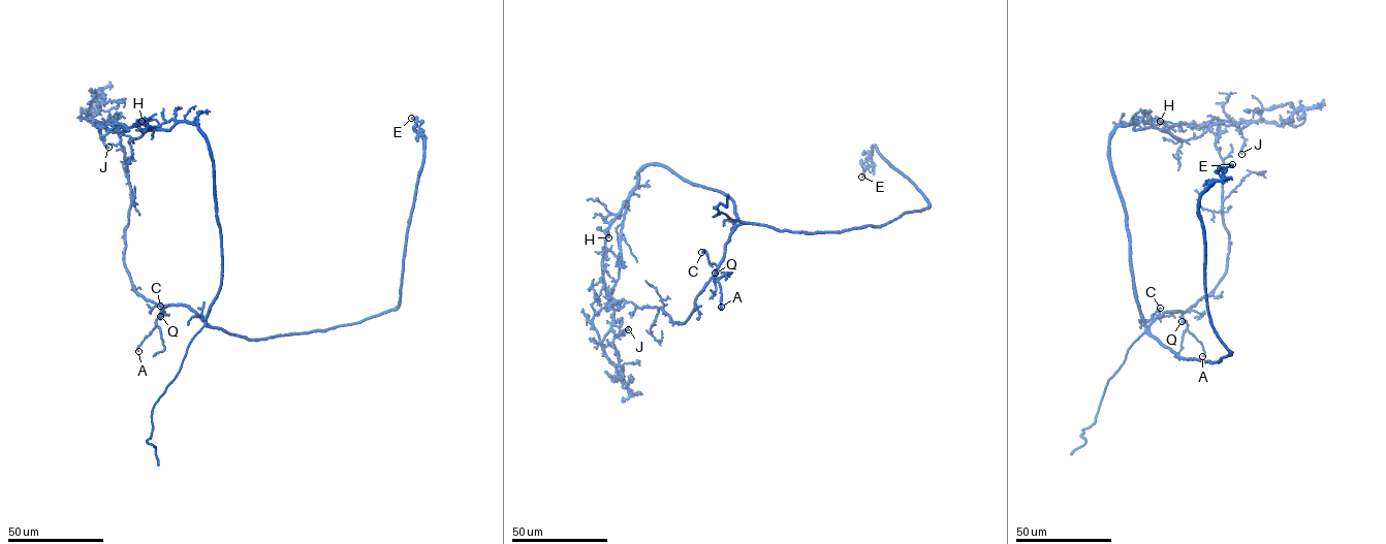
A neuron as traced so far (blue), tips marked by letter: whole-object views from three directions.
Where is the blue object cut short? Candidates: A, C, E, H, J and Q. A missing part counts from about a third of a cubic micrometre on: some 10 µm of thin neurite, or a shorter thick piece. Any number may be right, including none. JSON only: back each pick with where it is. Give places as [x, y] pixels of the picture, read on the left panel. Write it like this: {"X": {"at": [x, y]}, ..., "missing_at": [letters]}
{"missing_at": []}

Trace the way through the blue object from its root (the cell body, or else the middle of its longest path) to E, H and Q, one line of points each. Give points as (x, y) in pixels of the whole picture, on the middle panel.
E: (731, 231), (753, 223), (791, 231), (844, 231), (882, 225), (928, 206), (874, 147), (872, 164), (861, 177)
H: (731, 231), (742, 222), (731, 199), (651, 164), (638, 172), (633, 191), (604, 231), (608, 237)
Q: (731, 231), (725, 244), (724, 259), (715, 273)

